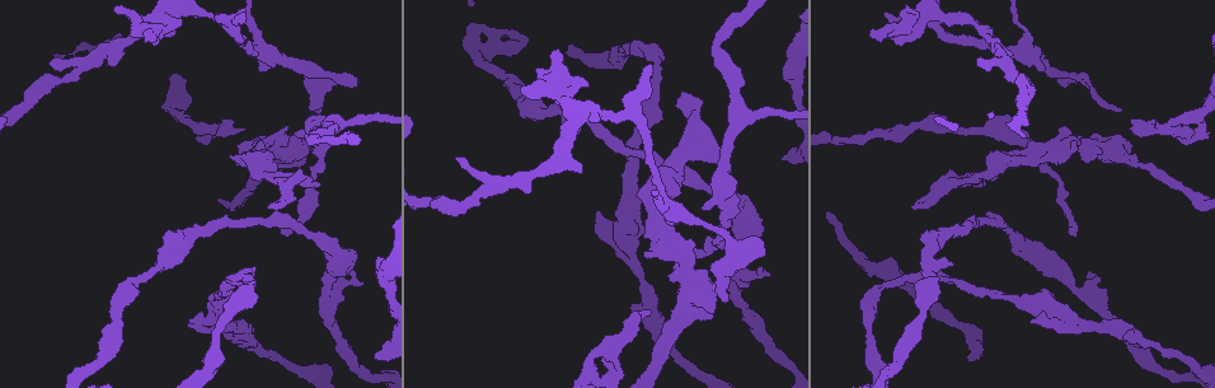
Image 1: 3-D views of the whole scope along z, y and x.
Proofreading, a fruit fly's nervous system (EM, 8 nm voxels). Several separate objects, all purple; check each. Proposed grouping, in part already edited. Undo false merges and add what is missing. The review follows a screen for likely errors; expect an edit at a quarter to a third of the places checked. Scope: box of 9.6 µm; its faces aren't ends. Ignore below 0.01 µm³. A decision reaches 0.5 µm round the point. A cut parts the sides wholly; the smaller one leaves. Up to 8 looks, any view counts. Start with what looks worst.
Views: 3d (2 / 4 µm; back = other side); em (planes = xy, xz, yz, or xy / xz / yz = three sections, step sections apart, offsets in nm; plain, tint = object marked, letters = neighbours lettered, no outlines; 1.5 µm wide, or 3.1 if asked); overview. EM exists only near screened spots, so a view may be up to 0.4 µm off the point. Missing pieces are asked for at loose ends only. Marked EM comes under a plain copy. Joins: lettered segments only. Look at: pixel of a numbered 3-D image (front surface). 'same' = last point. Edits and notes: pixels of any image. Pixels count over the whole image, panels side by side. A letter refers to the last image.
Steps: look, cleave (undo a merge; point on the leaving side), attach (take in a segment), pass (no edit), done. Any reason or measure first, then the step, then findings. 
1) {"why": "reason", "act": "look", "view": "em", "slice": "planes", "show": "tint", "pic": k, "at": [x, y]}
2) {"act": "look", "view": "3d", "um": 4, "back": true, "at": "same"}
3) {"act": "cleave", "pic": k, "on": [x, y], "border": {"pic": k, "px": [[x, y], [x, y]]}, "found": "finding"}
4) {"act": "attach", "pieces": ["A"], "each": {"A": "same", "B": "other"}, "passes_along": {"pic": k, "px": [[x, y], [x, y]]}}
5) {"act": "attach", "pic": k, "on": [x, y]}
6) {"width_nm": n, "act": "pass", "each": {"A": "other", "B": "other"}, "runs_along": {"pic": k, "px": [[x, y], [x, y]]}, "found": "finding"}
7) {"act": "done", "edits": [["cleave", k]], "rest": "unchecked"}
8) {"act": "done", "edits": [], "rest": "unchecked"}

{"act": "look", "view": "em", "slice": "planes", "show": "letters", "pic": 1, "at": [283, 230]}

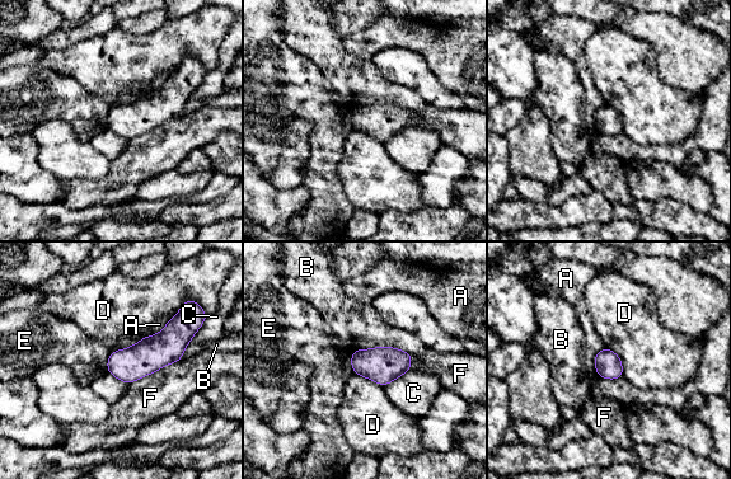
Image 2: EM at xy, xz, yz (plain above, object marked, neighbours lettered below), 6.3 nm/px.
{"longest_contact_nm": ["F", 380], "act": "pass", "each": {"A": "other", "B": "other", "C": "other", "D": "other", "E": "other", "F": "other"}, "runs_along": {"pic": 2, "px": [[187, 324], [163, 348], [111, 369]]}, "found": "no lettered segment goes on from it"}

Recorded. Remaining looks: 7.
{"act": "look", "view": "em", "slice": "xy", "step": 4, "show": "tint", "pic": 1, "at": [984, 182]}

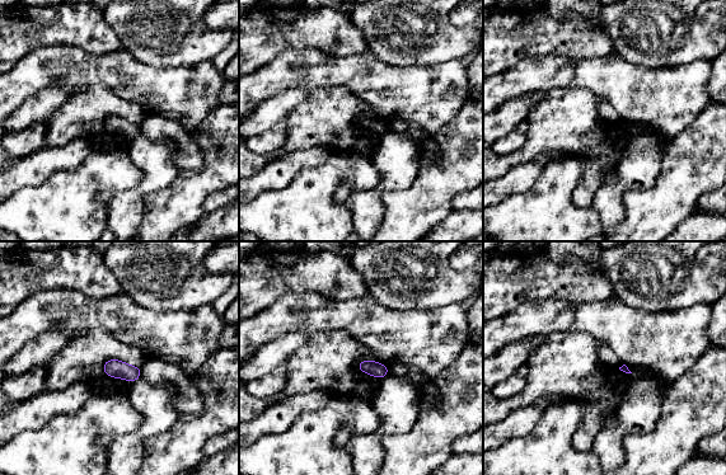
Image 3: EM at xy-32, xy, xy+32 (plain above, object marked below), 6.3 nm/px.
{"why": "cut it another way", "act": "look", "view": "em", "slice": "planes", "show": "tint", "at": "same"}

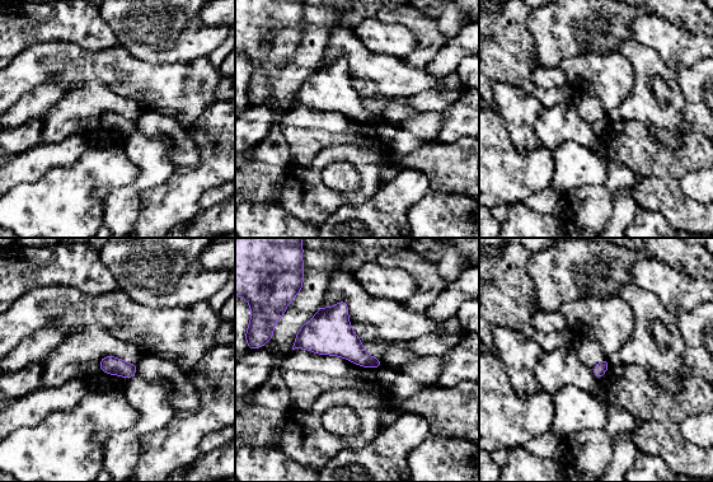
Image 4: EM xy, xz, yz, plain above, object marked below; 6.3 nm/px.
{"why": "what lies round it", "act": "look", "view": "em", "slice": "planes", "show": "letters", "at": "same"}

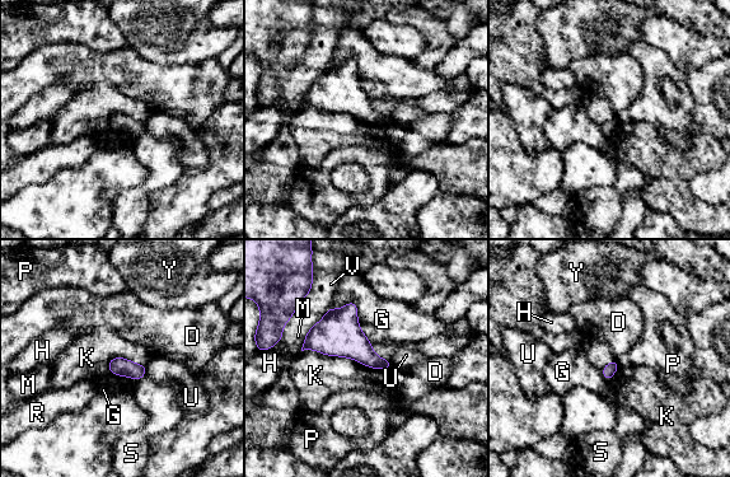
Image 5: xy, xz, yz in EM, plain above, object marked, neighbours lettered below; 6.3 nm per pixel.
{"act": "pass", "each": {"D": "other", "G": "other", "H": "other", "K": "other", "M": "other", "P": "other", "R": "other", "S": "other", "U": "other", "V": "other", "Y": "other"}, "border": {"pic": 5, "px": [[107, 361], [126, 358], [146, 365]]}, "found": "no lettered segment goes on from it"}

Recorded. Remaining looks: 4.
{"why": "an open end", "act": "look", "view": "em", "slice": "yz", "step": 8, "show": "tint", "pic": 1, "at": [714, 312]}

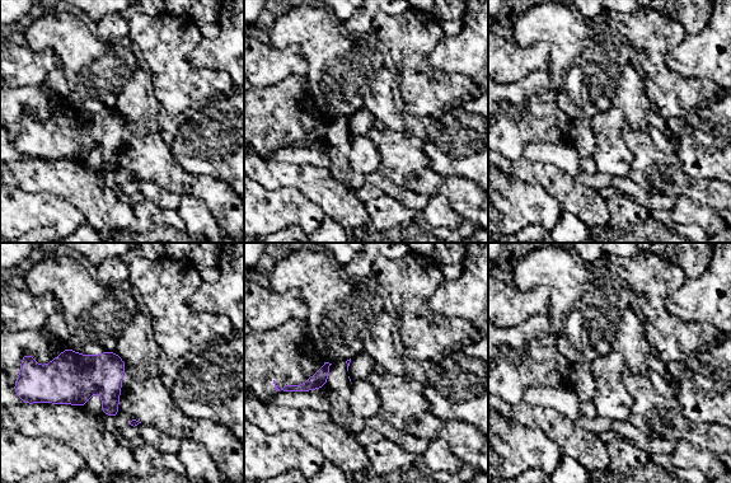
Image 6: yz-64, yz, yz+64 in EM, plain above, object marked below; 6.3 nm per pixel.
{"why": "another direction", "act": "look", "view": "em", "slice": "xy", "step": 4, "show": "letters", "at": "same"}

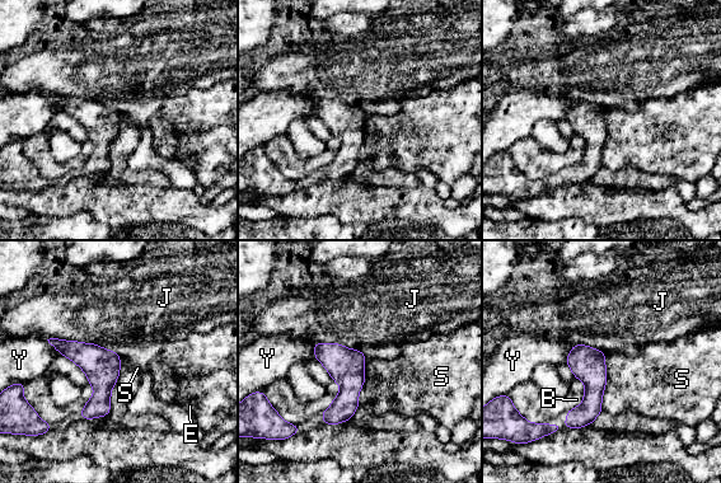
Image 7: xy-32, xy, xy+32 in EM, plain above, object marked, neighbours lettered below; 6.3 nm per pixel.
{"act": "pass", "each": {"B": "other", "E": "other", "J": "other", "S": "other", "Y": "other"}, "found": "no lettered segment goes on from it"}

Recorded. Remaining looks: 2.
{"act": "done", "edits": [], "rest": "unchecked"}

